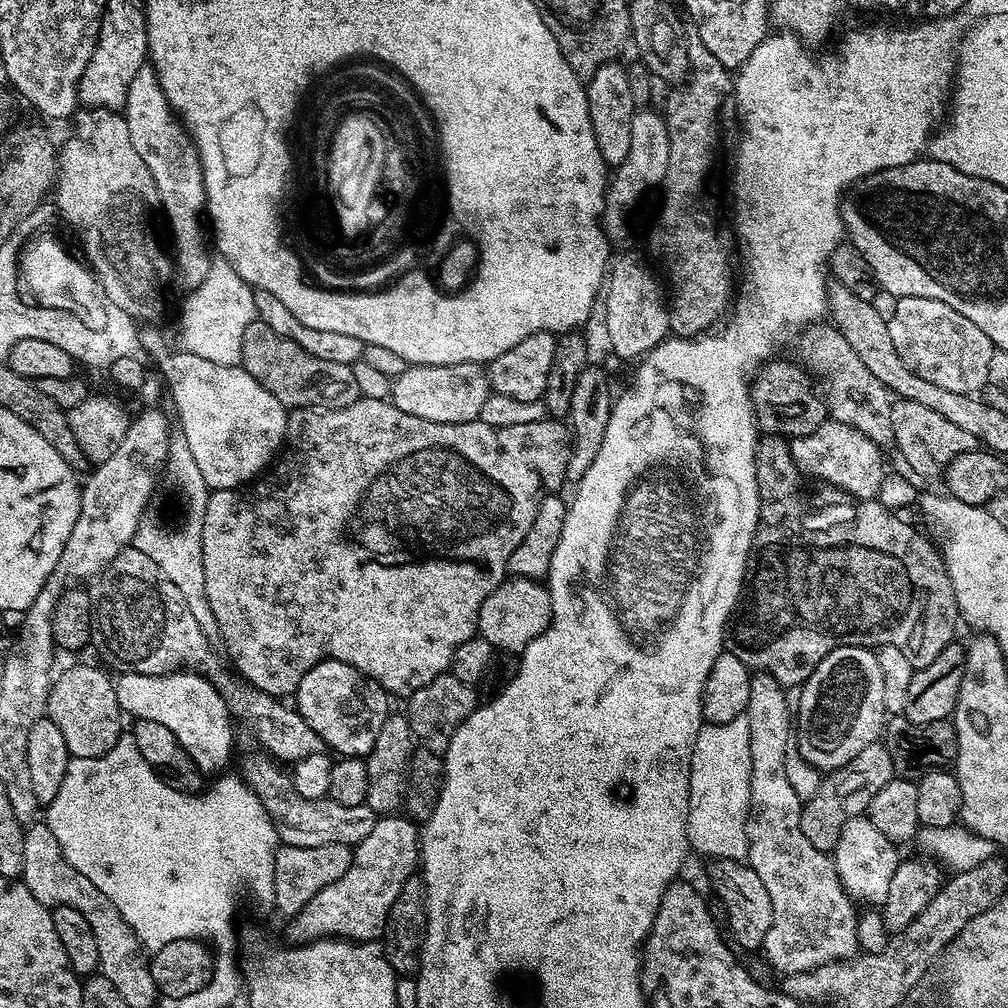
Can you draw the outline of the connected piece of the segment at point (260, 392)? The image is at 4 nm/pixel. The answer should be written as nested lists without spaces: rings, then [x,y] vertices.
[[[161,329],[156,333],[156,340],[160,340],[160,352],[147,352],[147,357],[157,364],[170,386],[178,424],[186,434],[205,484],[213,491],[247,485],[261,475],[281,451],[287,437],[287,408],[240,365],[223,366],[183,350],[172,352],[167,335]]]

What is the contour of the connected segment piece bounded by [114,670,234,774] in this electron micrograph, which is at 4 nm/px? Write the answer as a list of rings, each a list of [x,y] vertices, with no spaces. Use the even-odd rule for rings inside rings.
[[[191,670],[167,672],[161,676],[119,673],[114,683],[120,711],[136,720],[158,722],[174,734],[201,773],[220,774],[225,771],[232,756],[232,727],[234,721],[228,713],[222,694],[207,676]]]

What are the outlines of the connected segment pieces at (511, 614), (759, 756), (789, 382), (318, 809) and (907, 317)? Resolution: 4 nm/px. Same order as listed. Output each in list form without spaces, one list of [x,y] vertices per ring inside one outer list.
[[[508,578],[493,590],[486,602],[482,602],[476,630],[483,640],[492,644],[493,649],[500,651],[501,648],[504,652],[520,654],[527,644],[545,632],[551,621],[552,599],[543,583],[539,580]]]
[[[752,672],[752,681],[750,682],[750,702],[748,703],[748,710],[747,710],[747,717],[748,717],[748,725],[750,726],[750,766],[752,769],[750,770],[750,794],[752,795],[752,802],[748,806],[748,858],[747,863],[752,865],[752,869],[756,871],[758,874],[758,878],[762,878],[762,883],[766,886],[766,891],[770,893],[770,903],[774,905],[774,922],[770,926],[770,934],[766,934],[766,938],[764,939],[764,949],[767,950],[767,952],[770,952],[772,954],[772,959],[776,961],[776,966],[780,966],[781,968],[787,968],[790,972],[809,972],[810,970],[814,970],[818,966],[822,966],[823,964],[829,964],[830,962],[834,962],[835,960],[850,960],[853,956],[857,955],[861,951],[860,948],[860,936],[858,933],[856,933],[856,908],[857,905],[854,903],[851,896],[849,896],[848,891],[844,889],[842,886],[842,882],[838,879],[833,879],[831,881],[832,888],[834,891],[836,891],[836,900],[832,896],[828,896],[823,900],[822,897],[816,896],[816,888],[814,885],[812,885],[812,879],[815,878],[816,872],[814,869],[812,869],[812,859],[816,860],[824,860],[826,853],[822,850],[812,850],[812,842],[813,839],[811,836],[807,836],[806,834],[802,834],[802,822],[800,821],[800,810],[802,807],[802,796],[799,796],[798,793],[796,793],[796,788],[794,785],[792,785],[792,780],[790,777],[788,777],[788,748],[790,752],[790,737],[793,735],[794,732],[794,716],[793,713],[790,711],[790,704],[788,708],[788,696],[786,693],[785,685],[779,684],[779,682],[772,677],[770,674],[766,674],[765,672]]]
[[[774,358],[770,360],[751,381],[752,409],[756,415],[759,431],[785,438],[814,434],[826,419],[824,401],[817,385],[799,363]]]
[[[255,750],[244,760],[242,775],[244,781],[258,794],[262,806],[270,814],[281,841],[290,846],[326,846],[327,844],[347,844],[355,846],[374,830],[377,813],[368,809],[367,803],[358,806],[342,806],[333,800],[311,800],[303,797],[292,784],[291,775],[283,772],[281,765],[263,751]]]
[[[901,296],[894,306],[894,314],[887,321],[892,349],[915,376],[934,382],[934,386],[942,390],[969,394],[969,386],[963,384],[964,348],[960,345],[960,335],[969,332],[977,341],[986,341],[986,333],[980,327],[972,326],[970,318],[958,314],[958,310],[946,306],[946,302],[938,302],[938,298]]]

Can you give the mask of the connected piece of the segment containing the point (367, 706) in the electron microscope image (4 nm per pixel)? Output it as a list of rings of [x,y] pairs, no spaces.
[[[323,660],[306,670],[306,678],[302,678],[294,693],[294,707],[306,726],[340,758],[366,758],[374,750],[378,730],[382,730],[382,722],[390,714],[388,700],[389,693],[382,685],[354,666],[337,660]]]

